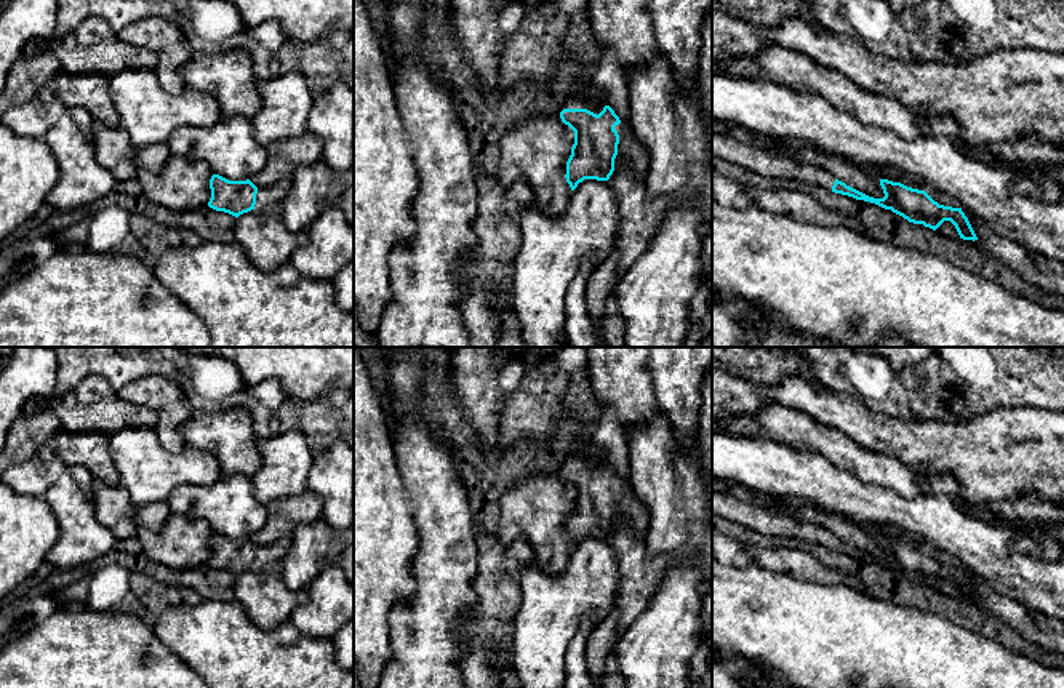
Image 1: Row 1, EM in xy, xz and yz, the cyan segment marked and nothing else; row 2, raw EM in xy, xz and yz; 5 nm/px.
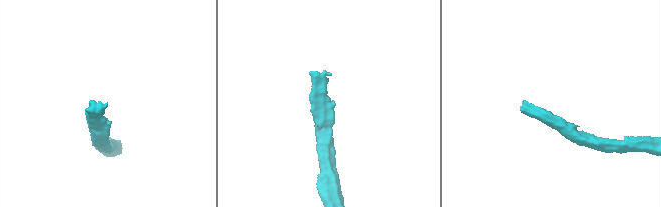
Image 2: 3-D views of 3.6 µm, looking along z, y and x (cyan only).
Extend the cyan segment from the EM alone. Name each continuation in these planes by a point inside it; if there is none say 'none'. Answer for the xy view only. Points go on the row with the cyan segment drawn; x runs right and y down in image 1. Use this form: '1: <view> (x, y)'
1: xy (271, 197)

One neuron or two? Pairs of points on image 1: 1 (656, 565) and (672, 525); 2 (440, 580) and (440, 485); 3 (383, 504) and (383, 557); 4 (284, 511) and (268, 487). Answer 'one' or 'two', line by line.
1: two
2: one
3: one
4: two

